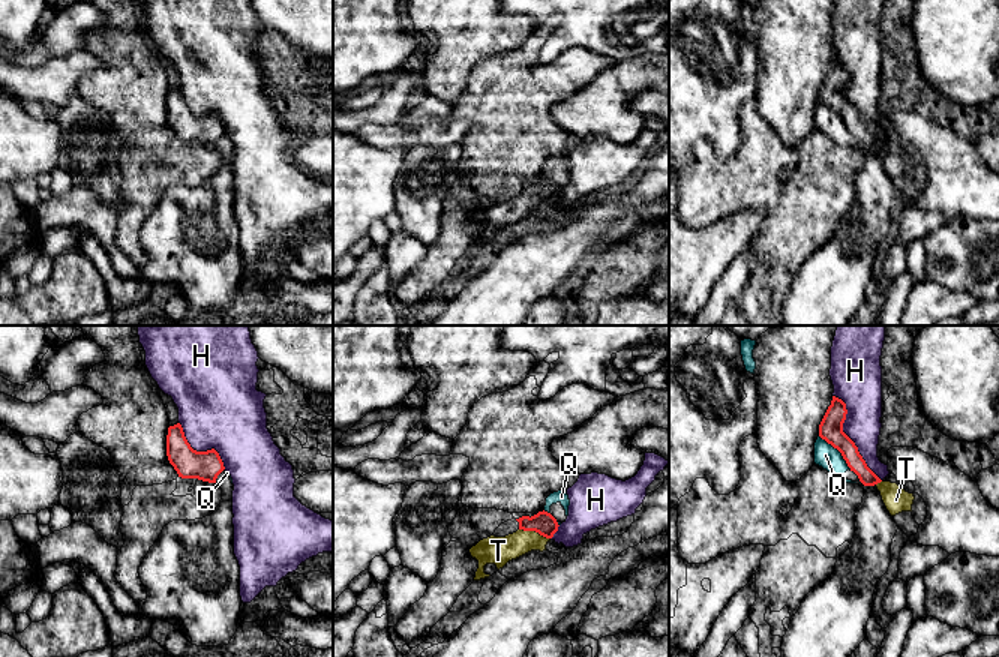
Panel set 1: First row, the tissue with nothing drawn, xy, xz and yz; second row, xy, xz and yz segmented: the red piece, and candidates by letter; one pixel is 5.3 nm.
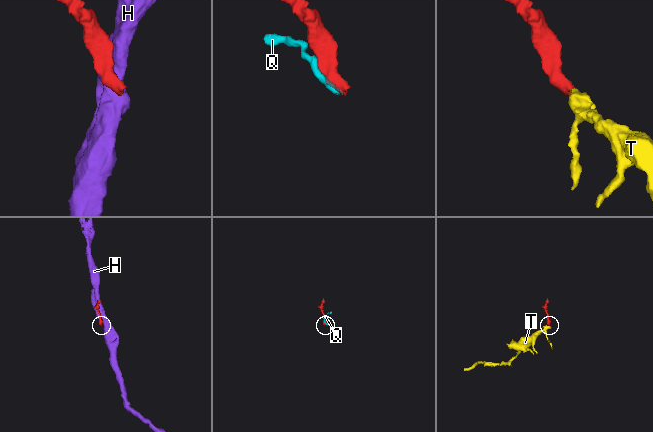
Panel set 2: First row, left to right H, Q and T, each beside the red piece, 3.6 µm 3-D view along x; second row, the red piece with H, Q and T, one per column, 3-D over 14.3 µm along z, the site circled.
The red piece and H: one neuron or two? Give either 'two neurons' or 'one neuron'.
two neurons

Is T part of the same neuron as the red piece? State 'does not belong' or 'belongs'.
belongs

